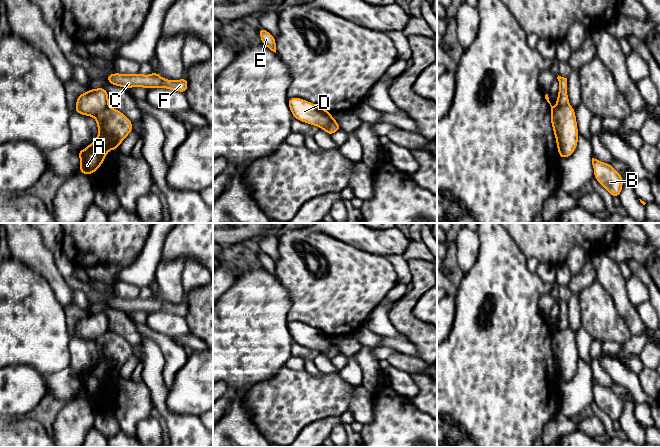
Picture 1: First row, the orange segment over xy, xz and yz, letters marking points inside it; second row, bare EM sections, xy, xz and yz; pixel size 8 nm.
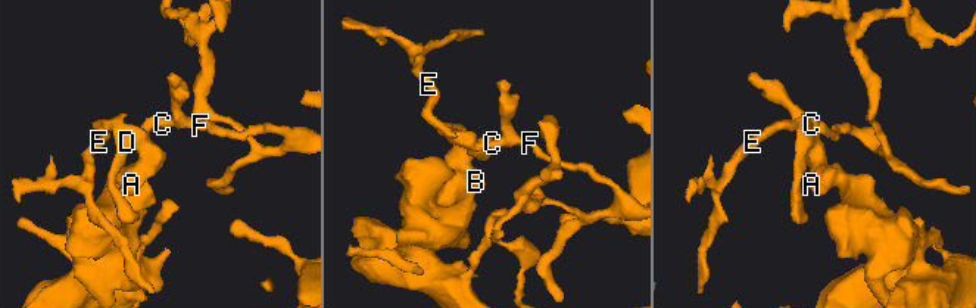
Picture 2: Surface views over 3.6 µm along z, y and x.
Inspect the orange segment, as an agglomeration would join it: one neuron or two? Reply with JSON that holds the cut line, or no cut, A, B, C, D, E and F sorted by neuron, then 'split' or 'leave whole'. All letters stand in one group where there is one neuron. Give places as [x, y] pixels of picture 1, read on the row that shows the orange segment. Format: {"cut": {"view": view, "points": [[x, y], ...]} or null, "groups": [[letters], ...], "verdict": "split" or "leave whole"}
{"cut": {"view": "xz", "points": [[331, 116], [330, 122], [320, 127]]}, "groups": [["A", "B"], ["C", "D", "E", "F"]], "verdict": "split"}

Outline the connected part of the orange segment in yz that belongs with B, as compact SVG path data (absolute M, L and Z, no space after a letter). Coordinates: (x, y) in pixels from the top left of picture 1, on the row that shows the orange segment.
M592 158L594 178L602 185L610 195L619 197L623 188L623 177L611 164Z

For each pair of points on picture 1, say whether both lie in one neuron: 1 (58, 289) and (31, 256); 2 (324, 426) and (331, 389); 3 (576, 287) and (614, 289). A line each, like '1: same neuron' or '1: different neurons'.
1: same neuron
2: different neurons
3: different neurons

